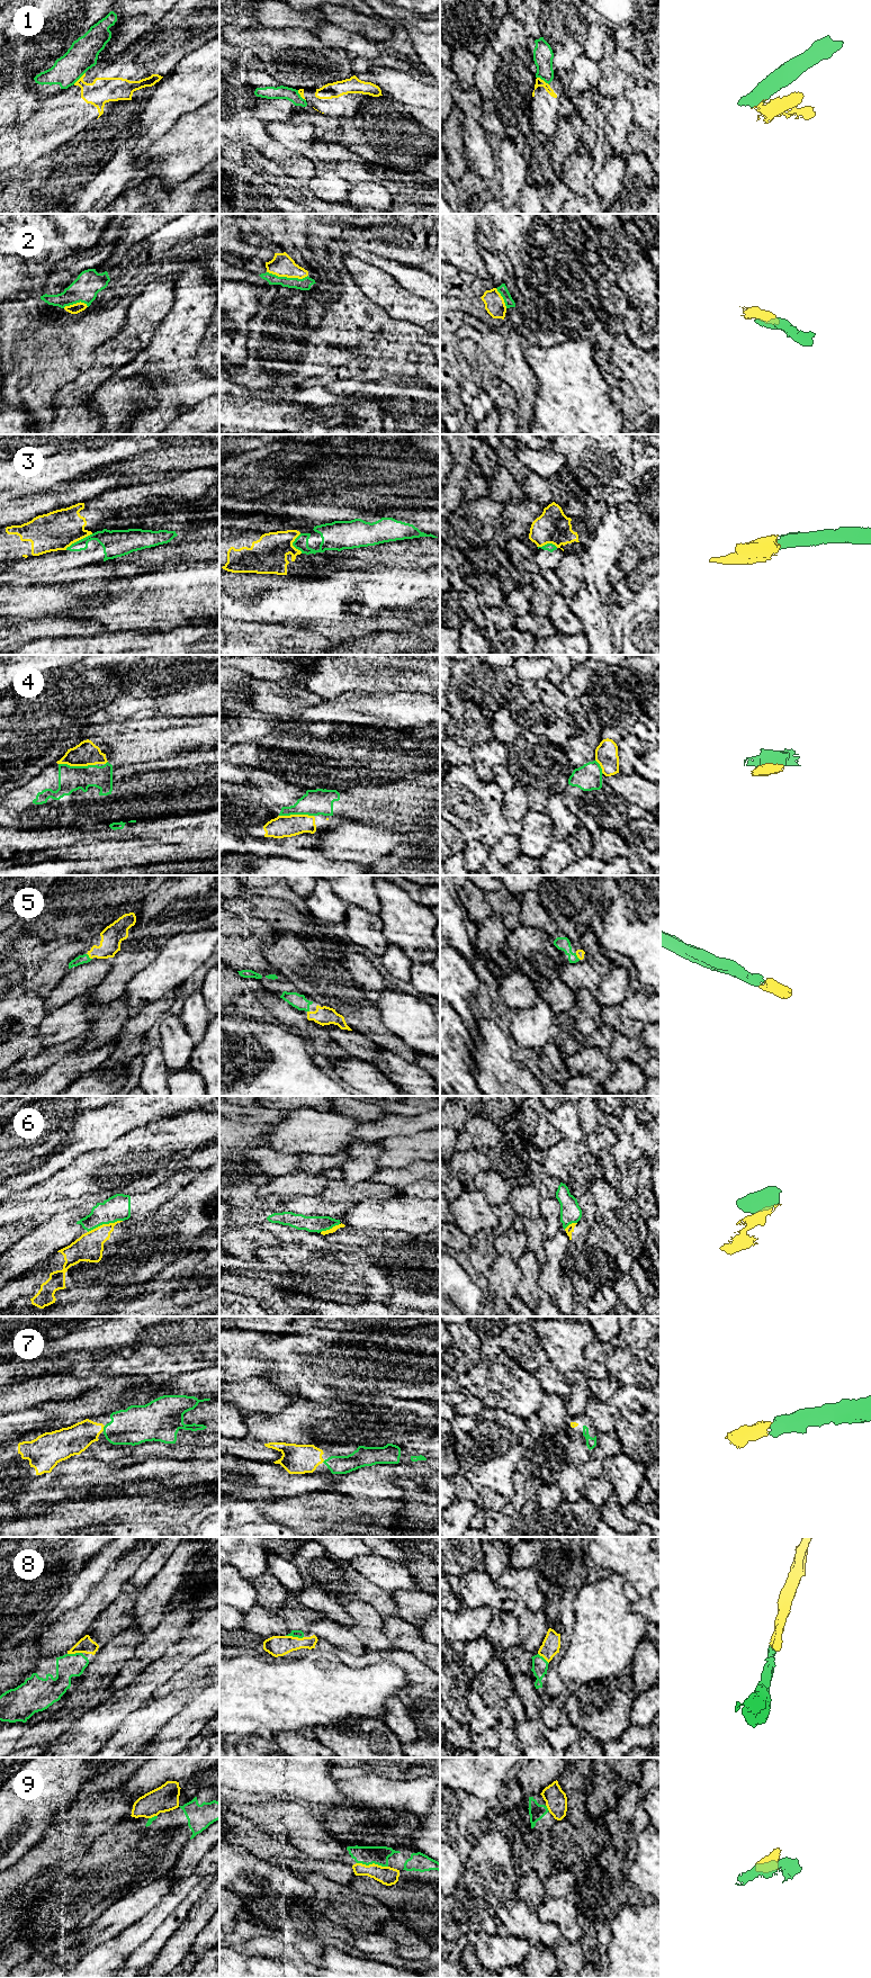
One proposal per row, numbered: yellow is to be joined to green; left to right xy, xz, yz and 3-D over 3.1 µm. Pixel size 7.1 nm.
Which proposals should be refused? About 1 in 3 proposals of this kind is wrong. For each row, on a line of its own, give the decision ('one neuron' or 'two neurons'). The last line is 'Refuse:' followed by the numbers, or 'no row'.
1: two neurons
2: one neuron
3: two neurons
4: two neurons
5: one neuron
6: two neurons
7: one neuron
8: one neuron
9: one neuron
Refuse: 1, 3, 4, 6

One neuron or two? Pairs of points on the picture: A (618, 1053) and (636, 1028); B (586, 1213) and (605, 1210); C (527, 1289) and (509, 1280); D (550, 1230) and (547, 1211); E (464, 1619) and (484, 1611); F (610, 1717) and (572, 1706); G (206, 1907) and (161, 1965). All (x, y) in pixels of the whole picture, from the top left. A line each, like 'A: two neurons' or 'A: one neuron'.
A: two neurons
B: two neurons
C: two neurons
D: one neuron
E: one neuron
F: one neuron
G: one neuron

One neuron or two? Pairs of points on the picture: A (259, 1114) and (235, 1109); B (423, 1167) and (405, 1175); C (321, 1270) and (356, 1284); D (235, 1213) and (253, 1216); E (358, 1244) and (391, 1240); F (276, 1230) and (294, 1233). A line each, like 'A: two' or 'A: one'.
A: one
B: one
C: one
D: one
E: one
F: one

